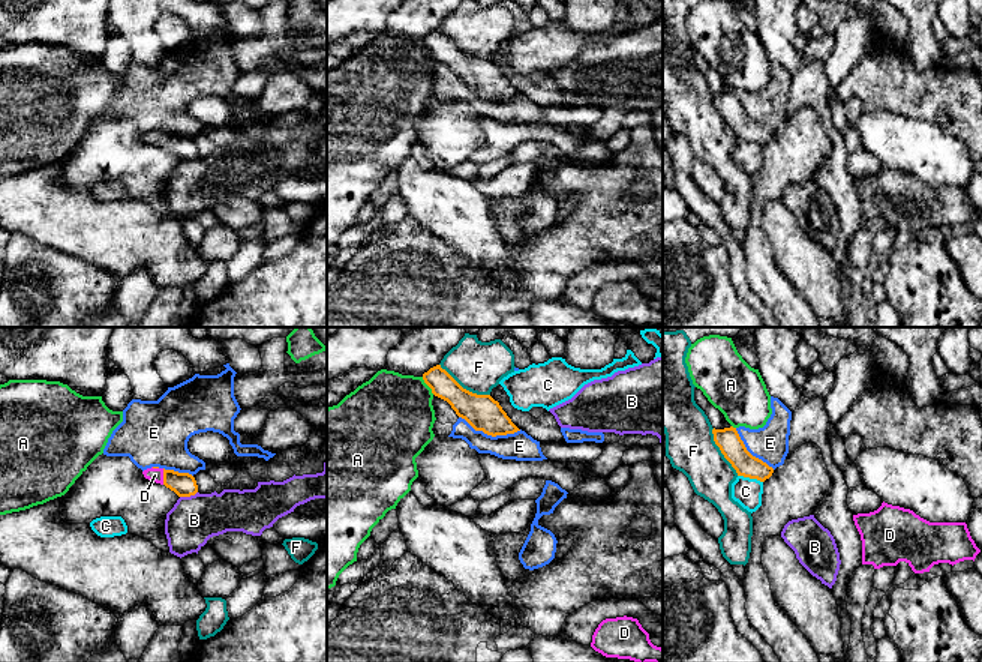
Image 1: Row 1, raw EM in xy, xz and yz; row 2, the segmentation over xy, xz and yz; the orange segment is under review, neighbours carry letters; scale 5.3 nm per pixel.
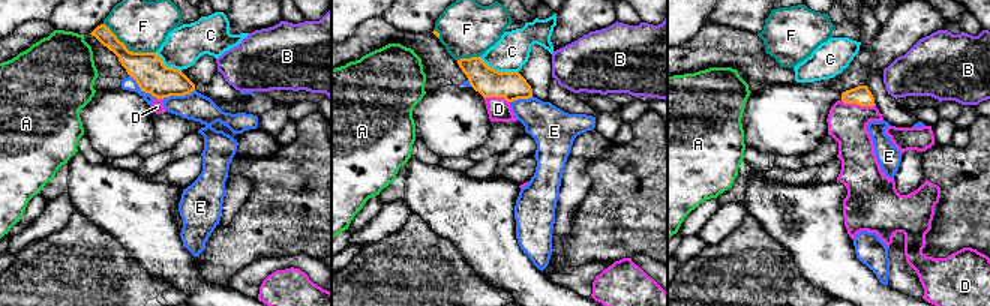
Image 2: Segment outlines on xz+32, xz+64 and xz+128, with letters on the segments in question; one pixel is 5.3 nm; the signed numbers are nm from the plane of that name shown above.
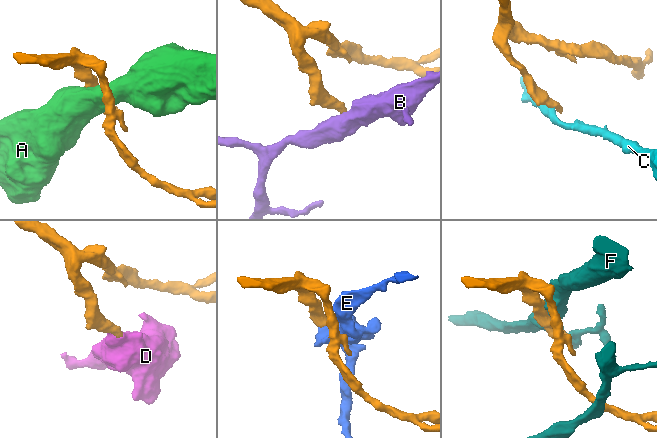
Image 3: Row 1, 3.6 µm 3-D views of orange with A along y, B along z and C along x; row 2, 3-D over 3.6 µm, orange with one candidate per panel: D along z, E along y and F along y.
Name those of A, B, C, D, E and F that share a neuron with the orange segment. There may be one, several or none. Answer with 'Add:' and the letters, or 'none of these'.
Add: D

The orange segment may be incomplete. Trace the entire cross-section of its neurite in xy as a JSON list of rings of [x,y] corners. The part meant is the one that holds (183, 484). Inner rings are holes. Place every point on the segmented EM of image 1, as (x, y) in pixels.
[[[151,467],[142,471],[144,477],[165,485],[171,491],[174,491],[178,497],[190,497],[198,492],[196,480],[189,473],[178,473],[174,470],[165,470],[159,467]]]

